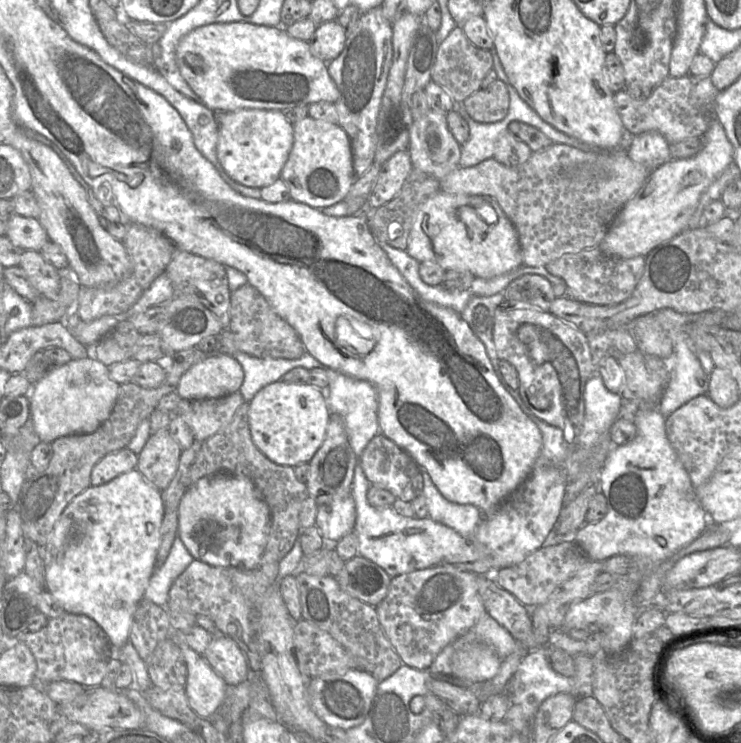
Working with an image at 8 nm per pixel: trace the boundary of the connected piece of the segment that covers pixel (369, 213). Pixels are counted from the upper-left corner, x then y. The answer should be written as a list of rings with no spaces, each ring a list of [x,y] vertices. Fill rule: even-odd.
[[[413,168],[393,199],[376,209],[366,209],[367,224],[377,242],[384,242],[397,249],[406,250],[418,207],[439,191],[439,180],[428,173]]]

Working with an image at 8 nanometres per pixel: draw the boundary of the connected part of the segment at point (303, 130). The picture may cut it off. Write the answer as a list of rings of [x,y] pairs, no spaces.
[[[307,116],[293,124],[293,132],[293,146],[280,173],[291,199],[317,209],[343,201],[355,180],[351,144],[345,130]]]

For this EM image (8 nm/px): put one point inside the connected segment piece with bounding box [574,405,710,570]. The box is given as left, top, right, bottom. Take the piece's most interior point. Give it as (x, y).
(653, 511)

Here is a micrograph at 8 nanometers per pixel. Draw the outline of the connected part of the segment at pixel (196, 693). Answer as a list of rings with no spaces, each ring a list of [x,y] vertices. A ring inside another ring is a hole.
[[[171,630],[169,638],[180,648],[186,663],[184,689],[190,708],[202,718],[212,718],[225,700],[228,685],[176,631]]]

